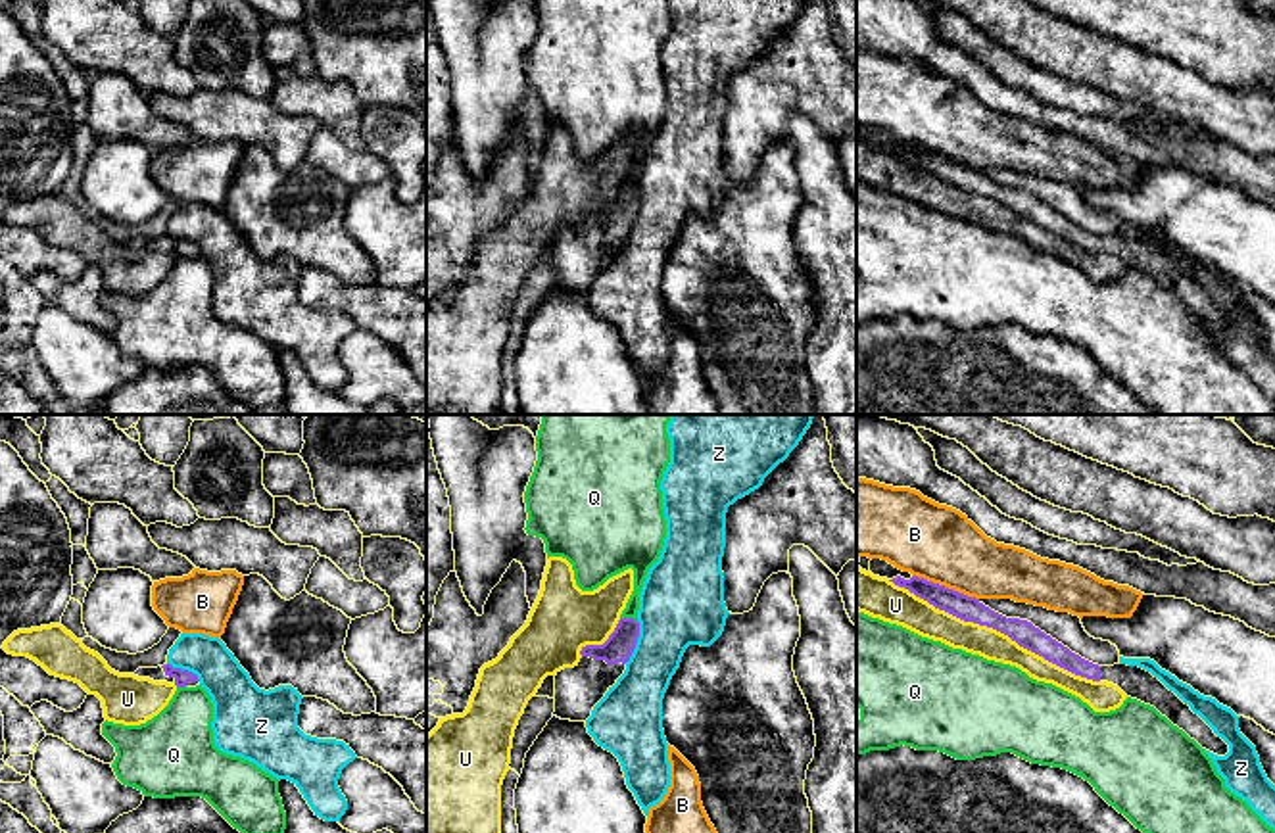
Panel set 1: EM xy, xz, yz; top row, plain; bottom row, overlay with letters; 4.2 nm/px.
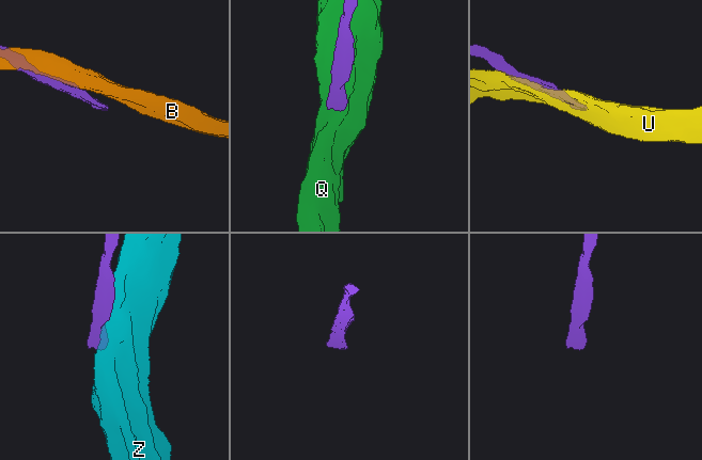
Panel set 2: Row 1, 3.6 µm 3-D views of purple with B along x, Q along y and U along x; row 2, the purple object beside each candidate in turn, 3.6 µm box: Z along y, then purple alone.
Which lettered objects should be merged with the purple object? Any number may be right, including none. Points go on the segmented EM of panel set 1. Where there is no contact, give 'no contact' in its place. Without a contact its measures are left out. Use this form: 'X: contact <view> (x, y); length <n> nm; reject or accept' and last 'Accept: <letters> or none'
B: contact yz (943, 586); length 300 nm; reject
Q: contact xz (628, 618); length 70 nm; reject
U: contact yz (993, 628); length 1000 nm; reject
Z: contact xz (636, 642); length 190 nm; reject
Accept: none

